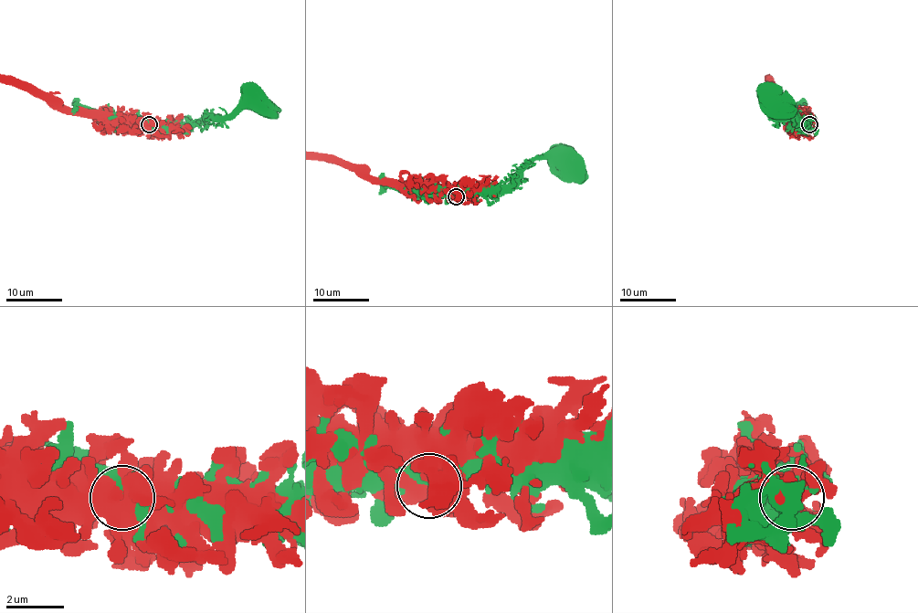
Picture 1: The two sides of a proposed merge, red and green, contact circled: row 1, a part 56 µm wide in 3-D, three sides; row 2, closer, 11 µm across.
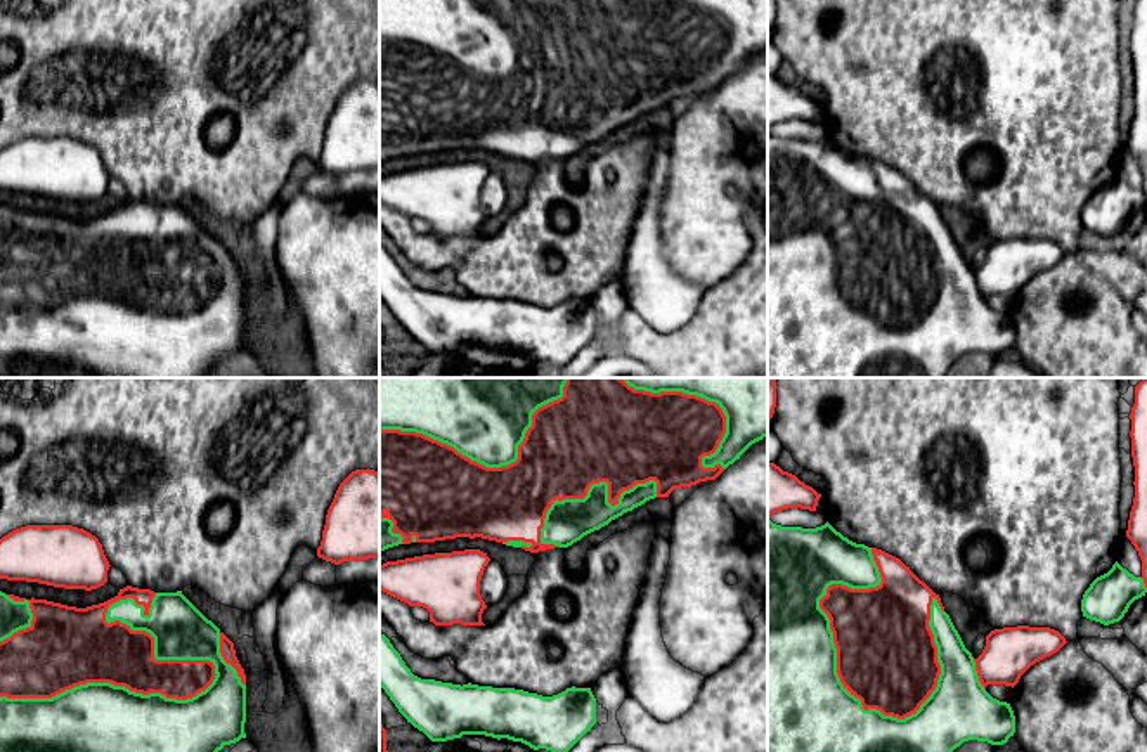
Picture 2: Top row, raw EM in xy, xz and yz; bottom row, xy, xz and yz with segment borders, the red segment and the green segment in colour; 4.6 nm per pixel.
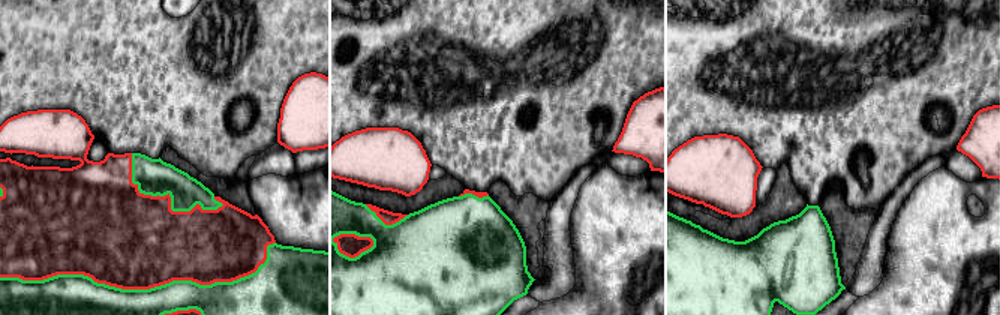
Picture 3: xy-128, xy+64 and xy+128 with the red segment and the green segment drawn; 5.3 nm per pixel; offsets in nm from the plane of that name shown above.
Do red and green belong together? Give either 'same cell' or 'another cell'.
another cell

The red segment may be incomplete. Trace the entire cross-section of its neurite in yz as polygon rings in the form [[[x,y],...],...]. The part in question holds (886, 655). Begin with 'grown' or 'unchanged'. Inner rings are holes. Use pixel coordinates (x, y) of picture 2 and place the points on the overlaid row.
unchanged; [[[872,548],[872,554],[882,582],[870,589],[851,589],[842,584],[832,584],[820,600],[820,608],[830,619],[830,629],[837,648],[837,674],[844,688],[861,700],[865,710],[877,709],[884,716],[904,719],[915,714],[937,686],[941,665],[937,662],[937,646],[929,620],[934,598],[943,612],[944,606],[939,594],[920,580],[899,558],[877,548]]]

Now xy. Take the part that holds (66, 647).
unchanged; [[[126,586],[114,598],[87,608],[28,600],[33,613],[31,626],[0,641],[0,697],[52,698],[87,683],[111,683],[135,693],[161,693],[177,700],[187,700],[204,691],[217,676],[213,662],[156,660],[154,638],[149,632],[132,631],[120,620],[106,622],[107,608],[126,598],[133,598],[146,608],[144,615],[149,615],[154,596],[156,593],[151,589]]]

